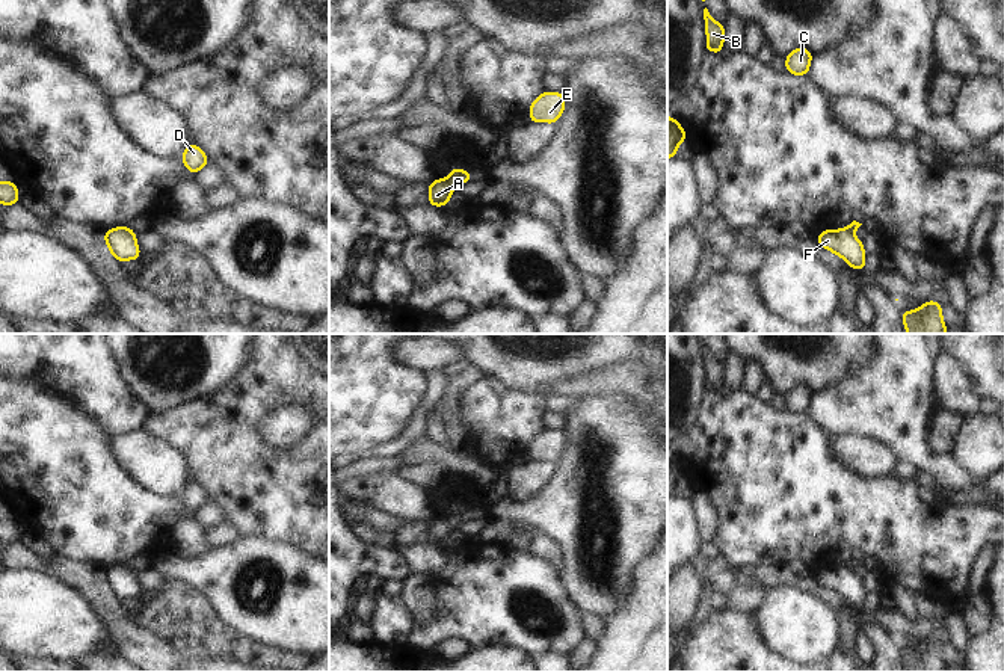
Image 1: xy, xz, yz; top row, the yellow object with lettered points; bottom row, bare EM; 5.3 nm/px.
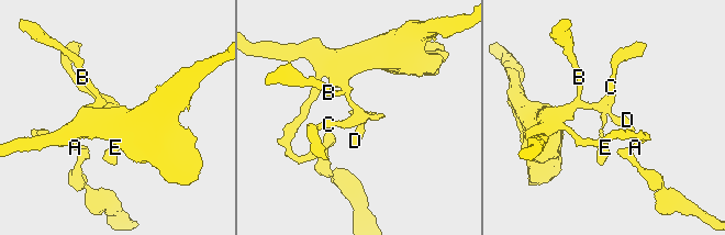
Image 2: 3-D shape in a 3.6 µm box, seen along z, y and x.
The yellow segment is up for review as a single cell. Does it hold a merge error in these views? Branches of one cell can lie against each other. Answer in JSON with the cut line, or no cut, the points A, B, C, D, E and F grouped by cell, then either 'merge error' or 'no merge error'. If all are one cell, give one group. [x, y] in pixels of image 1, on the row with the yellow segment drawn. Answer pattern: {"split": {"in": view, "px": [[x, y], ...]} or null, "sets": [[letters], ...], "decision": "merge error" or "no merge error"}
{"split": {"in": "xz", "px": [[468, 174], [450, 177]]}, "sets": [["A", "B", "C", "D", "E"], ["F"]], "decision": "merge error"}

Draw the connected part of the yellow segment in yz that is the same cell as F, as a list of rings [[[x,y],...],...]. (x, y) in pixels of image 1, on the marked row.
[[[847,228],[824,230],[817,237],[817,243],[824,249],[839,255],[850,267],[865,270],[865,257],[862,240],[856,239]]]

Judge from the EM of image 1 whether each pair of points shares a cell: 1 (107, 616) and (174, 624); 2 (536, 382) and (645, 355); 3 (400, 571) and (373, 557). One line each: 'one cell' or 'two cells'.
1: two cells
2: one cell
3: one cell

